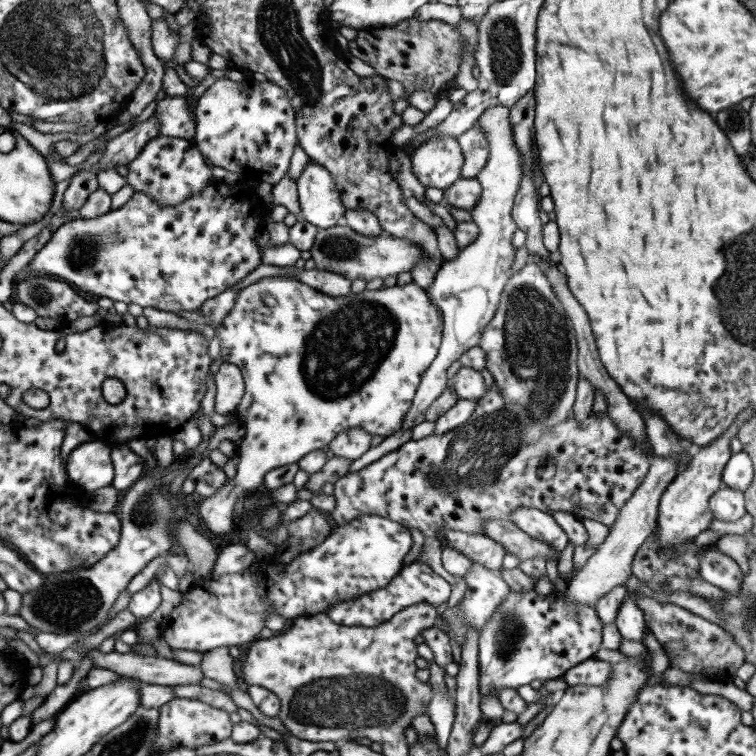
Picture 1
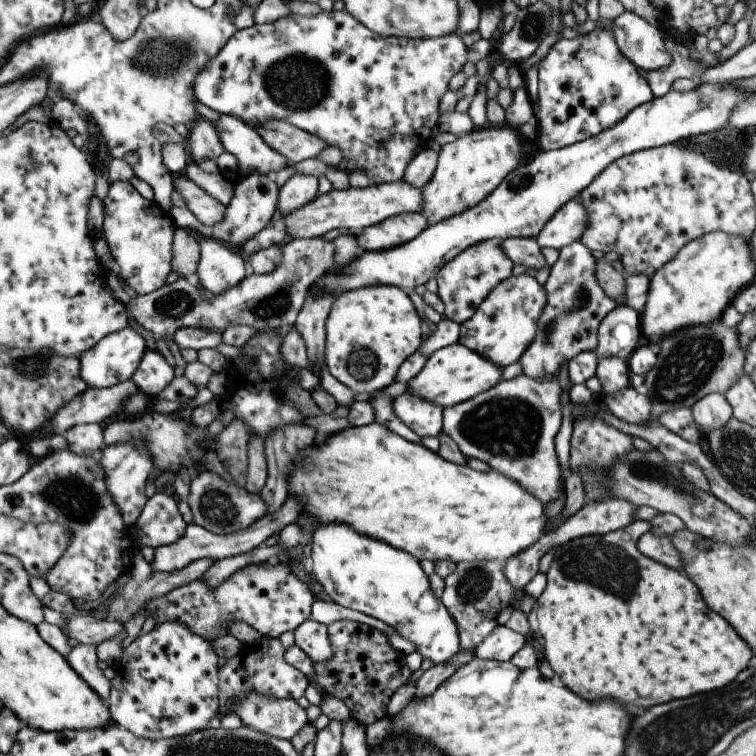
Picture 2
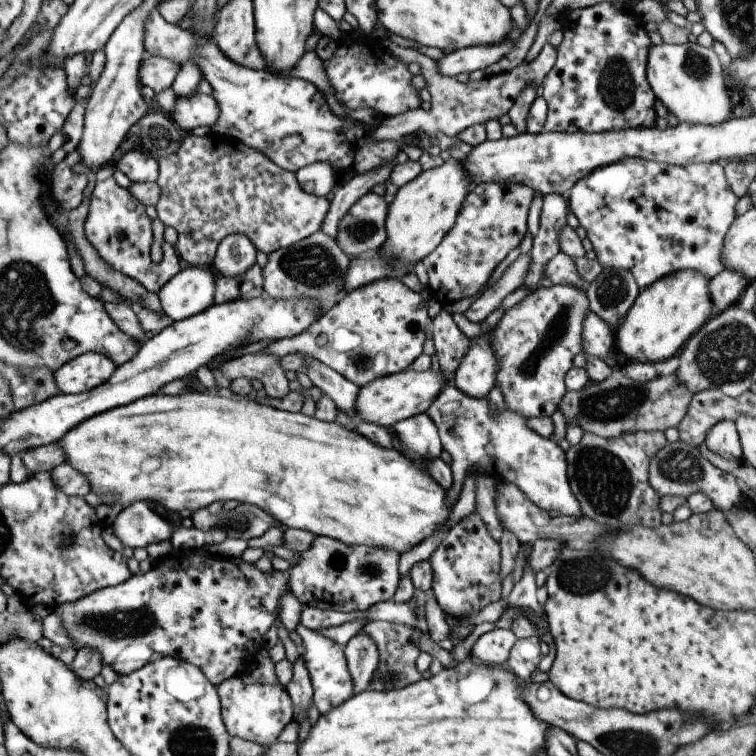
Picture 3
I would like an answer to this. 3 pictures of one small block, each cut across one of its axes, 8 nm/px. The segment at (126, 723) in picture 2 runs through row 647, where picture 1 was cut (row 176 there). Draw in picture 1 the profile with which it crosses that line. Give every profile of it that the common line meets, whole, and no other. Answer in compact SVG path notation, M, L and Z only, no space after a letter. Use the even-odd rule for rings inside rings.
M164 134L150 139L150 142L147 142L146 146L142 147L140 154L128 164L128 171L127 184L132 185L135 192L150 196L160 205L180 205L186 198L189 198L190 194L201 192L204 187L214 181L211 167L206 164L205 158L193 140L172 138Z

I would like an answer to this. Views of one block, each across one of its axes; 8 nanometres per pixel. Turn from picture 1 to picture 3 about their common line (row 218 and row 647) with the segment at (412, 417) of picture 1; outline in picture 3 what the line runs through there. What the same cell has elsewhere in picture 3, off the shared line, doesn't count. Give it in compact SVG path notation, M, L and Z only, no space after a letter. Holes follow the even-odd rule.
M496 627L476 640L469 658L491 666L504 665L509 660L510 650L516 640L512 630Z

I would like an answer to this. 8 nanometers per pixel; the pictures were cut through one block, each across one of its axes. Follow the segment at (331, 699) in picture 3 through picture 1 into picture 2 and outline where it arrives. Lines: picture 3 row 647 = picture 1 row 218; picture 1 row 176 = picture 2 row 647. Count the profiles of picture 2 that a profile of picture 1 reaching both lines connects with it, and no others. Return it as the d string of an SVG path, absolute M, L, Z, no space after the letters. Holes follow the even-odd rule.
M309 618L293 630L293 633L295 644L311 658L314 665L329 661L333 656L328 627L324 623L320 624Z

